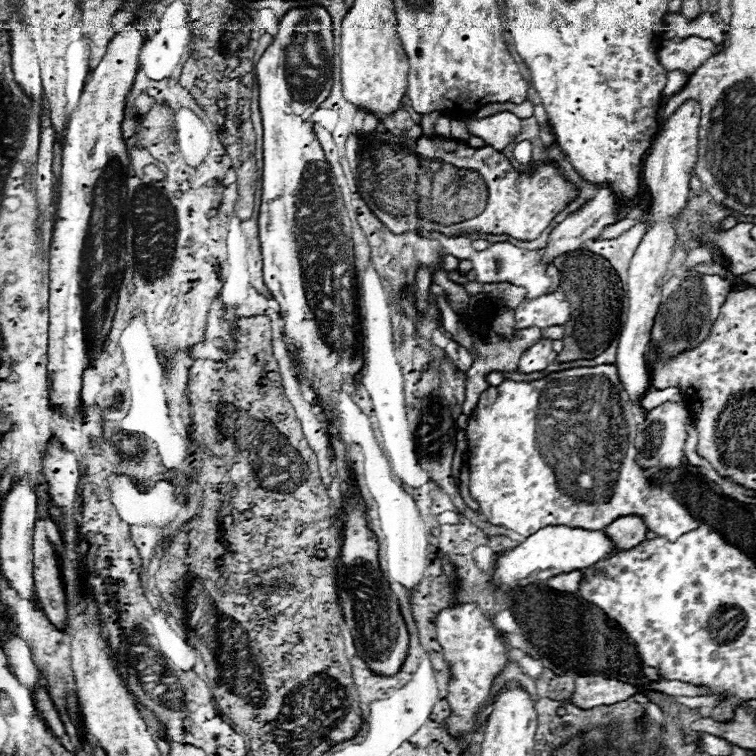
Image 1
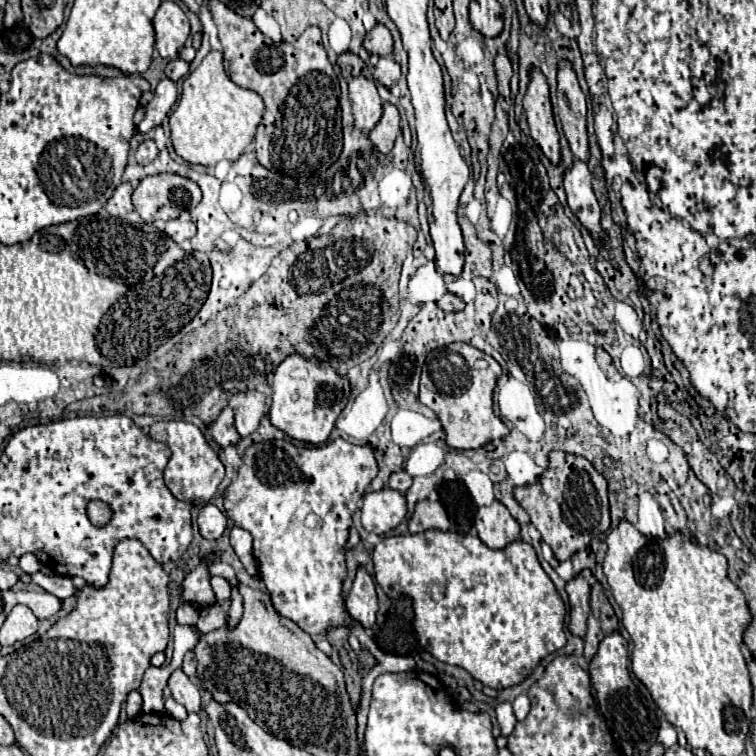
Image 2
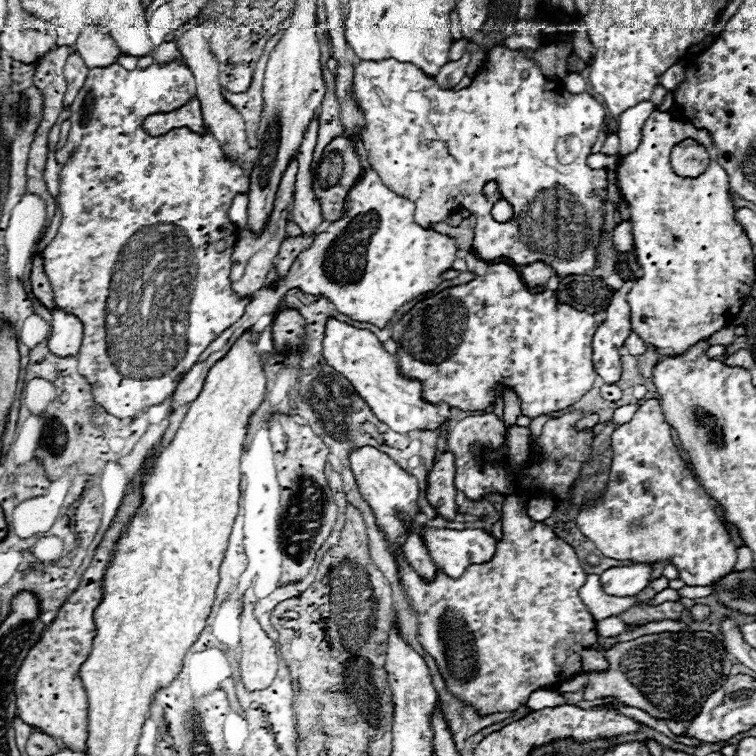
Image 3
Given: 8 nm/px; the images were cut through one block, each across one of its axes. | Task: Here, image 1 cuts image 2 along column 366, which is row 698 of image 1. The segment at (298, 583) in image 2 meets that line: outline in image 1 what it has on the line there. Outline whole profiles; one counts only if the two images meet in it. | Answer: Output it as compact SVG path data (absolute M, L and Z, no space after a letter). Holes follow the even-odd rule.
M464 604L458 608L450 608L450 610L442 610L438 620L436 620L436 632L438 632L438 642L444 648L444 660L450 664L452 668L452 680L448 684L448 704L452 708L452 716L446 720L450 734L456 732L468 732L474 728L474 732L478 732L478 728L482 726L482 722L474 720L474 716L478 714L478 710L482 708L482 704L488 700L490 694L490 686L492 680L500 674L500 670L504 668L508 656L506 656L506 648L504 642L498 638L498 630L492 626L492 622L488 618L482 616L480 608L476 604Z

